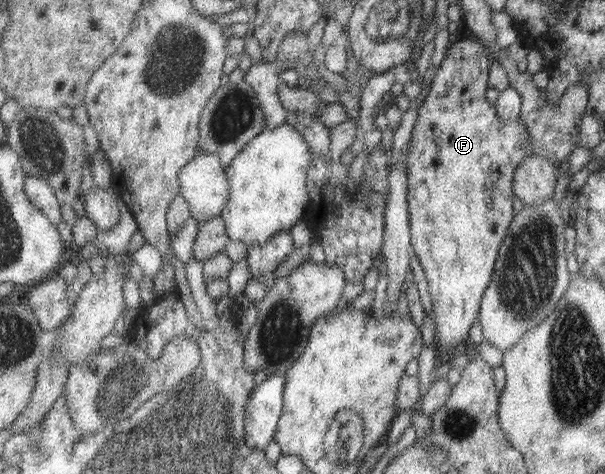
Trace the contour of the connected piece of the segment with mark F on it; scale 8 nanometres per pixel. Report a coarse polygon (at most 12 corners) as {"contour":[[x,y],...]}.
{"contour":[[461,39],[418,109],[410,229],[435,349],[469,344],[528,125]]}

